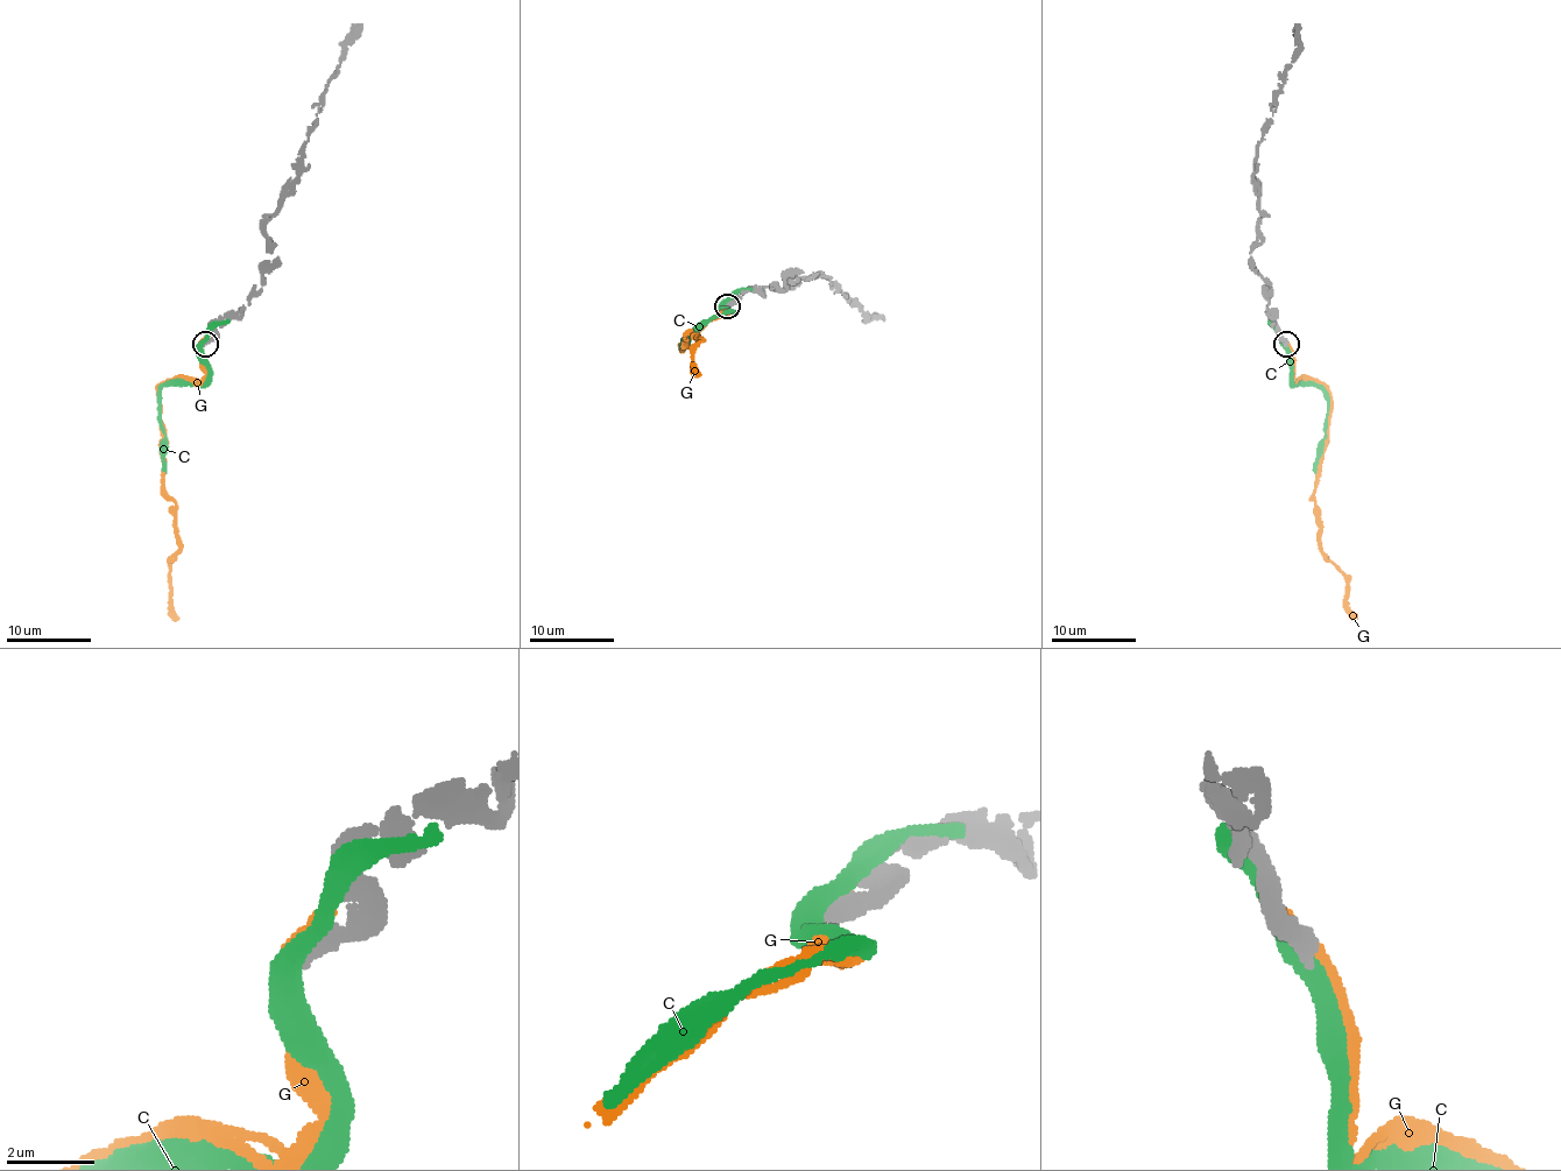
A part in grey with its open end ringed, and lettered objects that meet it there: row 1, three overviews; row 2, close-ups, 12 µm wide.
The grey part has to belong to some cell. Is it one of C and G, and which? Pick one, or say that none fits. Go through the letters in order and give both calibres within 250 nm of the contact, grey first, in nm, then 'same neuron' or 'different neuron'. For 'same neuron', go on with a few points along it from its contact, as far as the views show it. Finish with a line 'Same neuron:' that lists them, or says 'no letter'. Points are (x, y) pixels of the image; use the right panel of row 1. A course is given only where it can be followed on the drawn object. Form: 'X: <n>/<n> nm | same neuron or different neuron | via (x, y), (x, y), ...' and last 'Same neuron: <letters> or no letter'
C: 550/440 nm | different neuron
G: 550/440 nm | different neuron
Same neuron: no letter

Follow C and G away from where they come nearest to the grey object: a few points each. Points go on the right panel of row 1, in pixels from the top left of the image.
C: (1285, 341), (1291, 379), (1295, 383), (1316, 383), (1325, 392), (1327, 435), (1314, 472)
G: (1285, 339), (1293, 379), (1316, 379), (1329, 392), (1316, 523), (1320, 552), (1346, 580), (1346, 607), (1356, 620)

